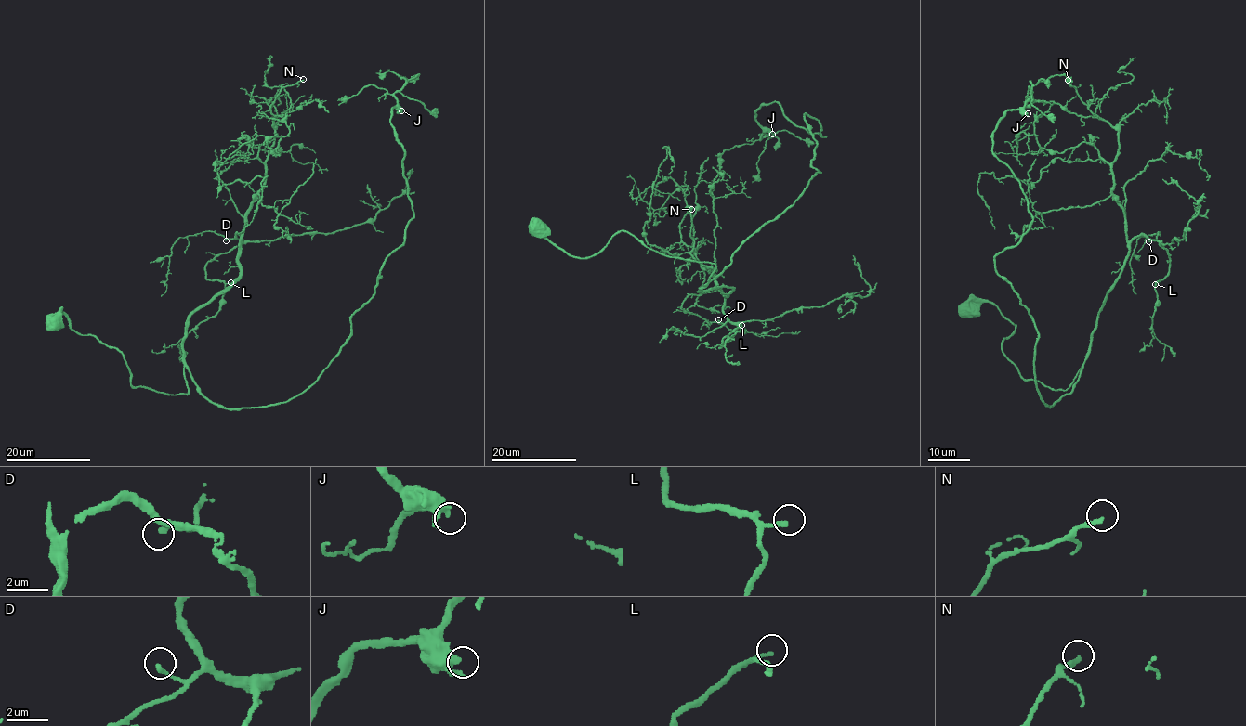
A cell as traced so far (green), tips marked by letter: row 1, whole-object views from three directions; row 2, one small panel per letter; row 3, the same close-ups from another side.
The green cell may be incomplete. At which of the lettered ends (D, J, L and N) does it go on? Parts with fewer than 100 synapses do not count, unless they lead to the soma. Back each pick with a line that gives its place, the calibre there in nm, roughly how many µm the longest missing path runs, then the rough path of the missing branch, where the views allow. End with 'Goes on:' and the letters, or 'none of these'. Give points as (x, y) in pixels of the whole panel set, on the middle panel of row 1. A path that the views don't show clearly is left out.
Goes on: none of these

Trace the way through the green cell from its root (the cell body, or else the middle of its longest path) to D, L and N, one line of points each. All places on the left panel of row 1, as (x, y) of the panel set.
D: (54, 319), (64, 313), (120, 353), (134, 386), (188, 394), (186, 320), (239, 274), (241, 237), (226, 240)
L: (54, 319), (120, 353), (134, 386), (188, 394), (186, 320), (238, 276), (237, 233), (205, 265), (230, 282)
N: (54, 319), (120, 353), (134, 386), (188, 394), (186, 320), (239, 274), (270, 107), (303, 79)

